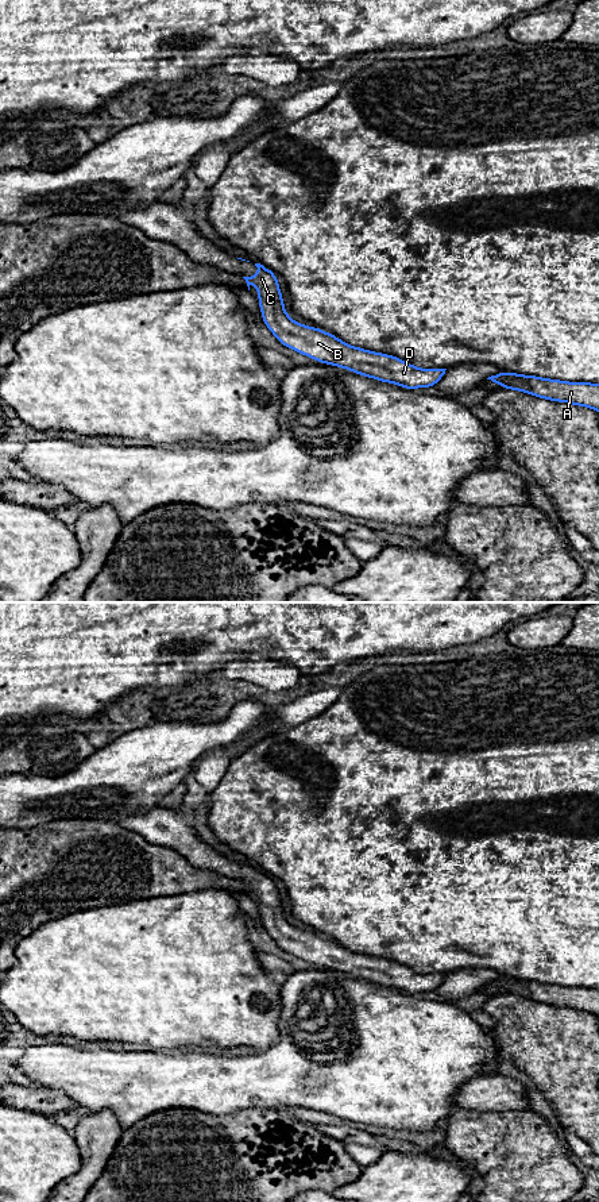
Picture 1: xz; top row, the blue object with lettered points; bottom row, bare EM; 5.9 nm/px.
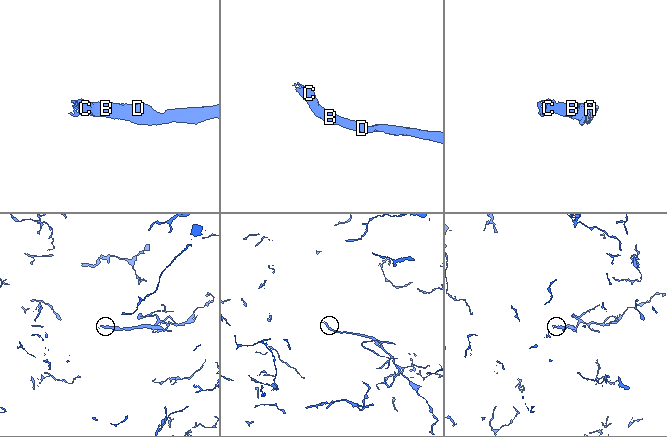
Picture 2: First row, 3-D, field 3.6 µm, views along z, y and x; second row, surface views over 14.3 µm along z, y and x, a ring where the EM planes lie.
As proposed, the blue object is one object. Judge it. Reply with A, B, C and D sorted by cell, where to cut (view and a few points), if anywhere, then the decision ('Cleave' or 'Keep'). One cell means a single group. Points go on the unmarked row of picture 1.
Groups: A B C D. No split. Keep

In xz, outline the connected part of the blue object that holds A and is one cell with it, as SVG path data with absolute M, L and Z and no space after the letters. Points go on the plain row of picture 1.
M503 976L487 985L491 985L495 990L502 990L503 994L525 997L550 1006L588 1012L599 1017L599 989L567 987Z

